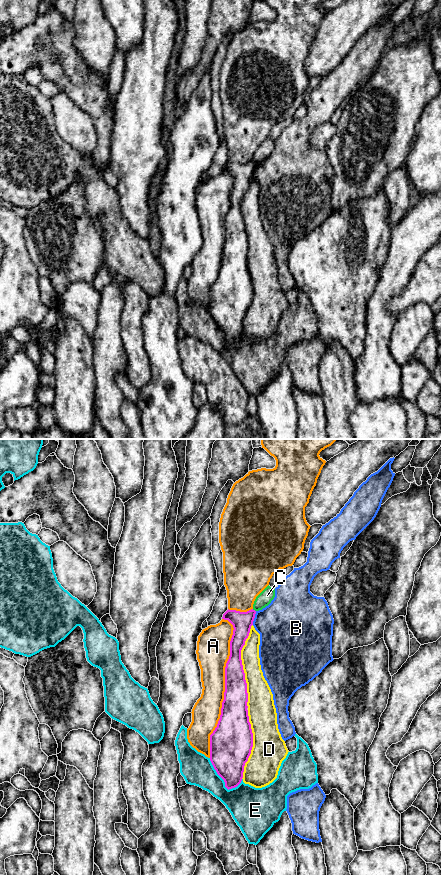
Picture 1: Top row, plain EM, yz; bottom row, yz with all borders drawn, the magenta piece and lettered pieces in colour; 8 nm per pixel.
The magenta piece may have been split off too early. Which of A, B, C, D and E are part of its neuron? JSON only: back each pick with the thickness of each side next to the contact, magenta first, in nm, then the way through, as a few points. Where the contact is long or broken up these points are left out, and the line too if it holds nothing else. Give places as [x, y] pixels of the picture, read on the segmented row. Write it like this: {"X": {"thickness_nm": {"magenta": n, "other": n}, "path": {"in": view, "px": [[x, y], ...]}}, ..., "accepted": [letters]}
{"accepted": []}

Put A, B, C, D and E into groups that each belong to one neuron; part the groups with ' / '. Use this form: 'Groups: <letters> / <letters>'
Groups: A / B / C / D / E

